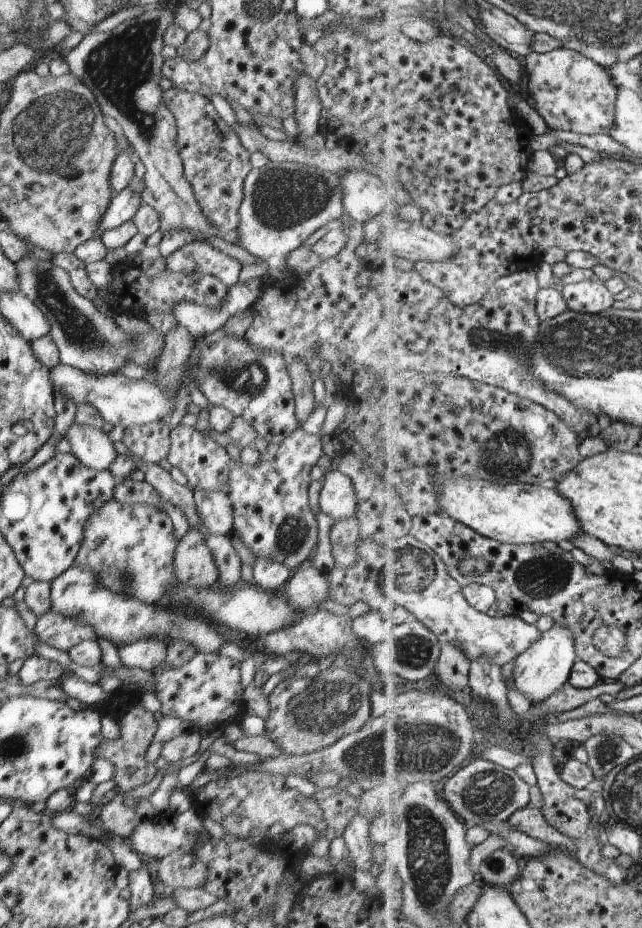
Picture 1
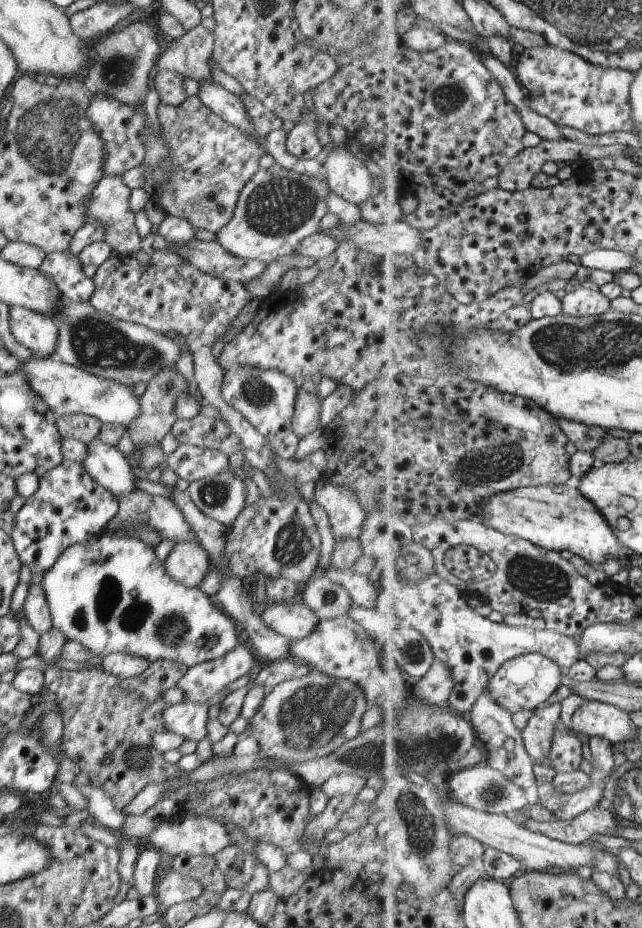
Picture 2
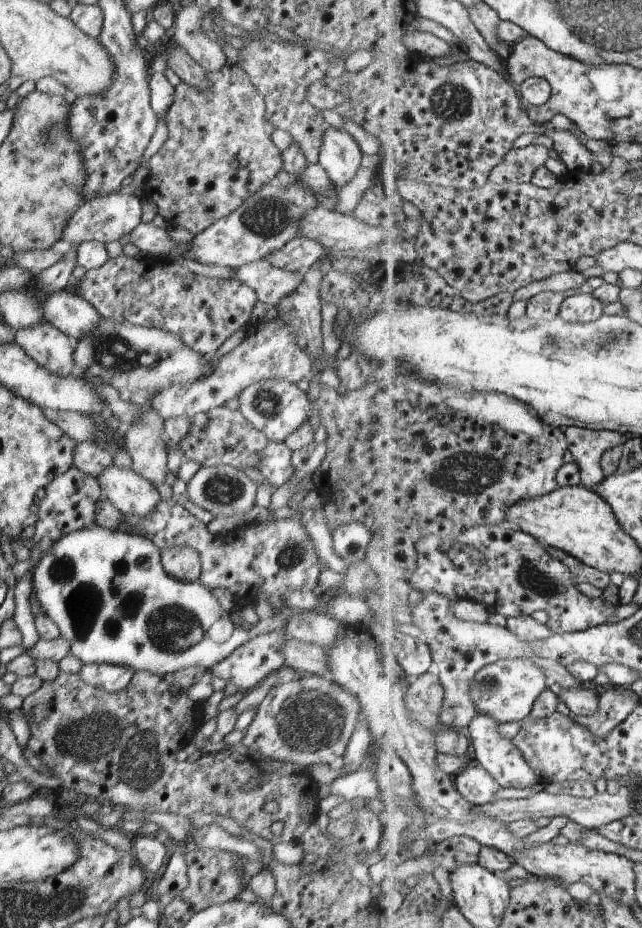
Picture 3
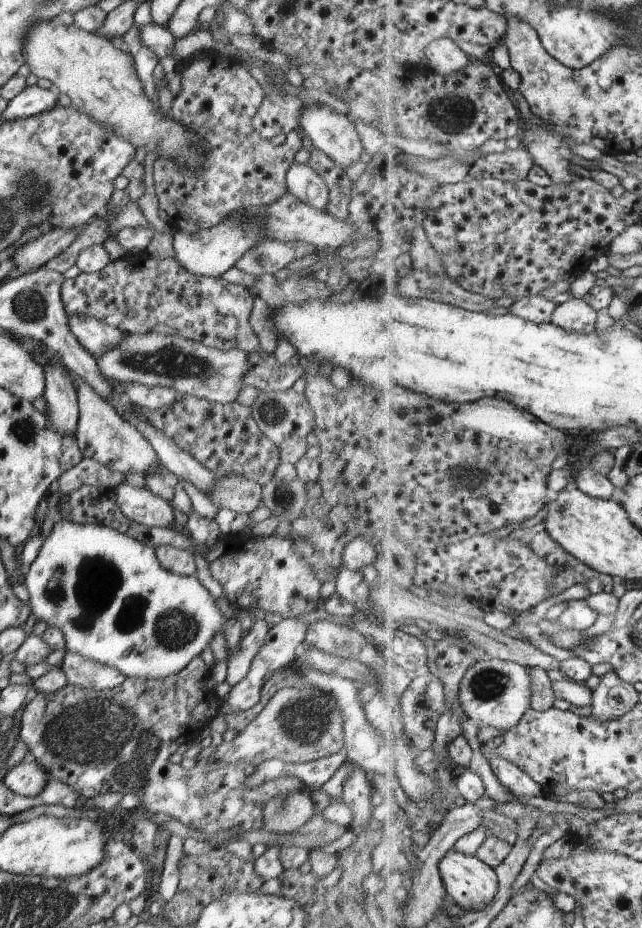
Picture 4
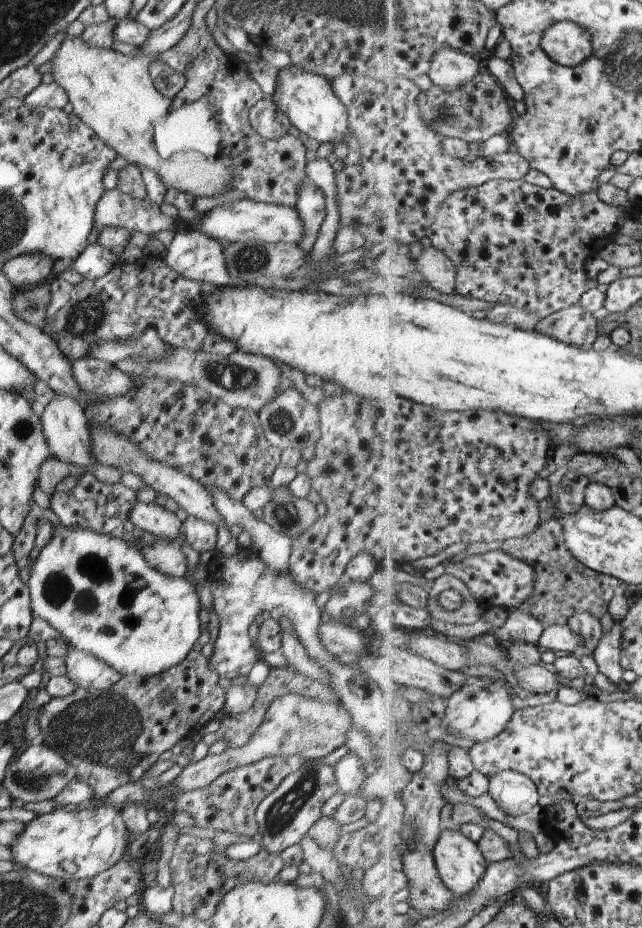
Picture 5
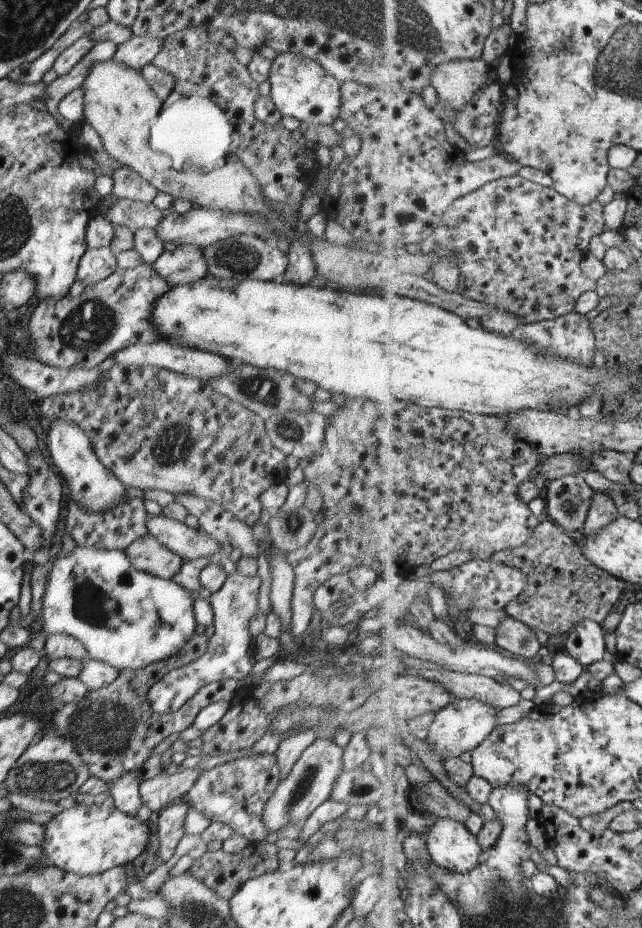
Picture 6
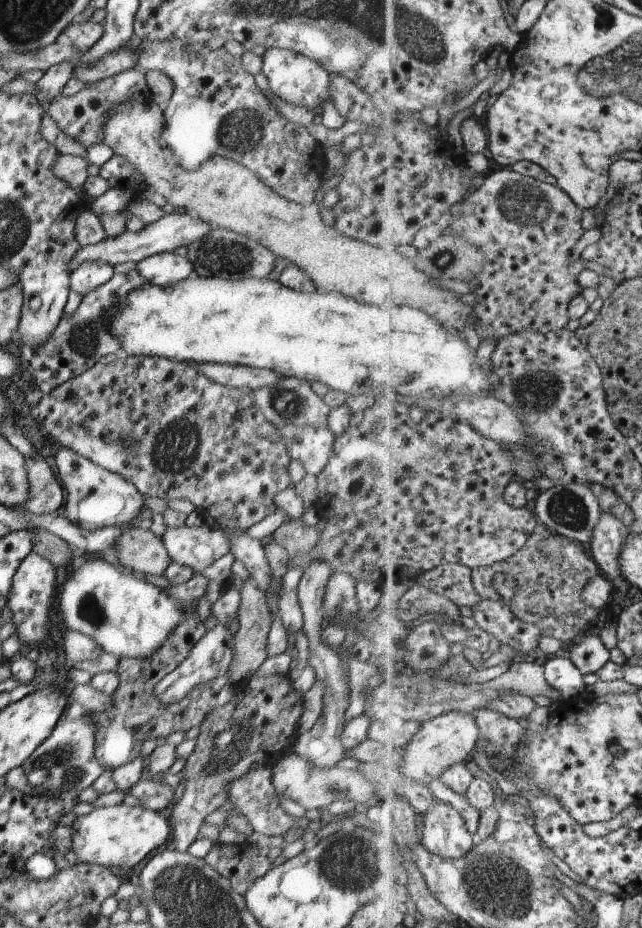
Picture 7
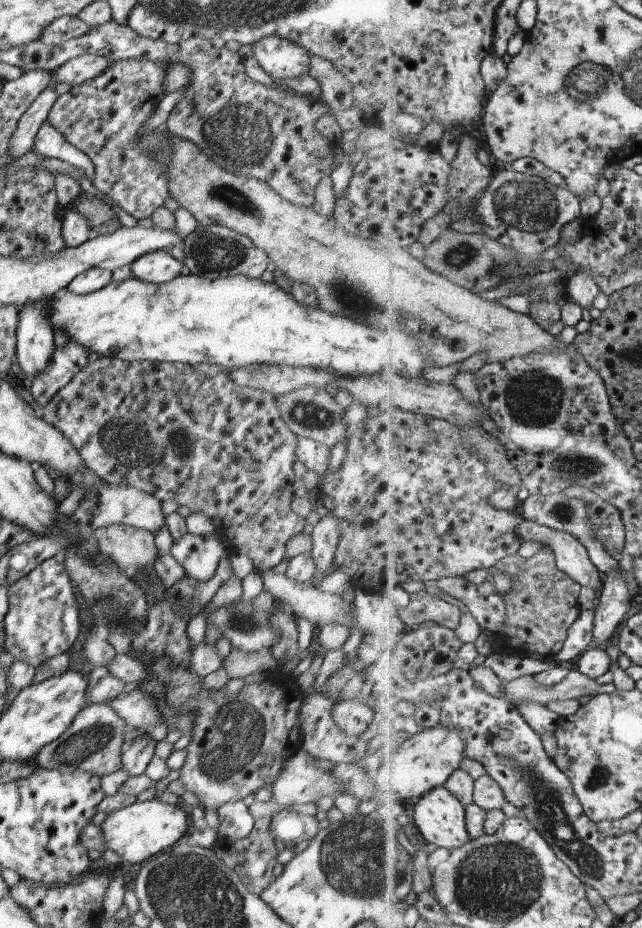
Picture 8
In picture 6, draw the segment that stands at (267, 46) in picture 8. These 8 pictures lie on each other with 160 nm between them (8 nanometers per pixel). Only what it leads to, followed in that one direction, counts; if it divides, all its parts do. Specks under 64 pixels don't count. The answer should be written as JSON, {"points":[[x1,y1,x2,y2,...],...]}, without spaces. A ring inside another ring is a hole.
{"points":[[278,53,270,60,268,77,269,98,281,116,291,116,299,122,309,124,331,124,338,117,340,103,340,83,327,74,314,60,301,54]]}

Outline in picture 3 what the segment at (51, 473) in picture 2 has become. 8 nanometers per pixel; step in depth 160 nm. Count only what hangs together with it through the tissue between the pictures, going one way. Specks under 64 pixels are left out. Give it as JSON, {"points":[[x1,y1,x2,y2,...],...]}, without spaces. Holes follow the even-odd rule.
{"points":[[71,465,61,476,55,477,44,486,45,496,37,504,38,512,31,522,35,532,31,538,41,548,42,554,50,551,52,544,63,534,85,528,94,522,95,503,101,498,98,482,92,476,85,476]]}

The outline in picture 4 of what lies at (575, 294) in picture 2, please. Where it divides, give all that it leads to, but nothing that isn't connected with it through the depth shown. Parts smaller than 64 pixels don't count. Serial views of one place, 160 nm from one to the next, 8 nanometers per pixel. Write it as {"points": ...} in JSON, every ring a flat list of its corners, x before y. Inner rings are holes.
{"points":[[573,297,567,302,557,305,552,322,569,332,588,335,595,330,597,310,584,297]]}

